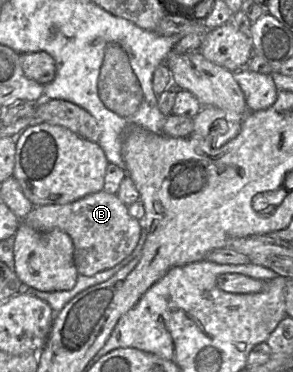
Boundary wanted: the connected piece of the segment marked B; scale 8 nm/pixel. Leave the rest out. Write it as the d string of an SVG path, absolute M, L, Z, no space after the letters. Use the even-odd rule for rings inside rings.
M104 190L89 194L69 204L34 206L32 211L21 221L39 232L61 230L68 234L74 245L74 263L78 274L87 277L111 269L131 255L138 245L143 230L142 221L129 215L128 206L116 194L110 194Z

